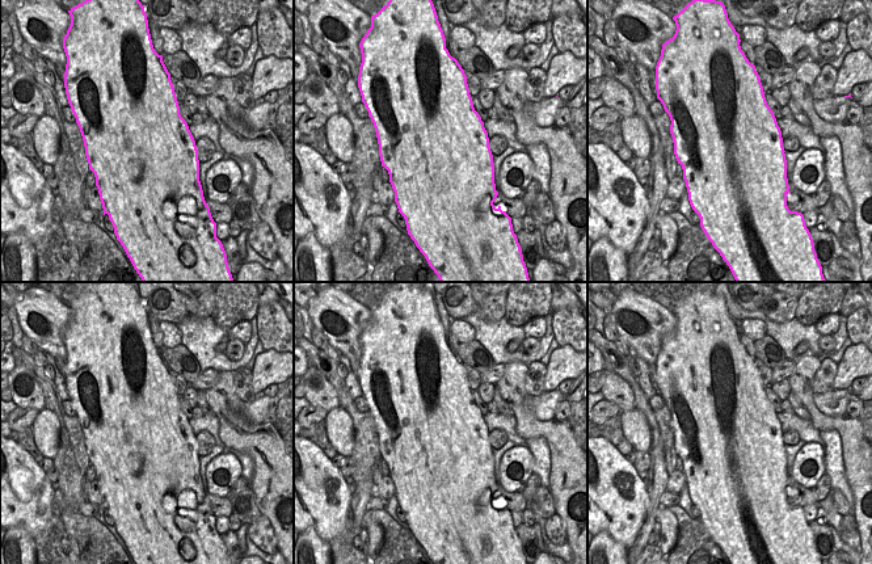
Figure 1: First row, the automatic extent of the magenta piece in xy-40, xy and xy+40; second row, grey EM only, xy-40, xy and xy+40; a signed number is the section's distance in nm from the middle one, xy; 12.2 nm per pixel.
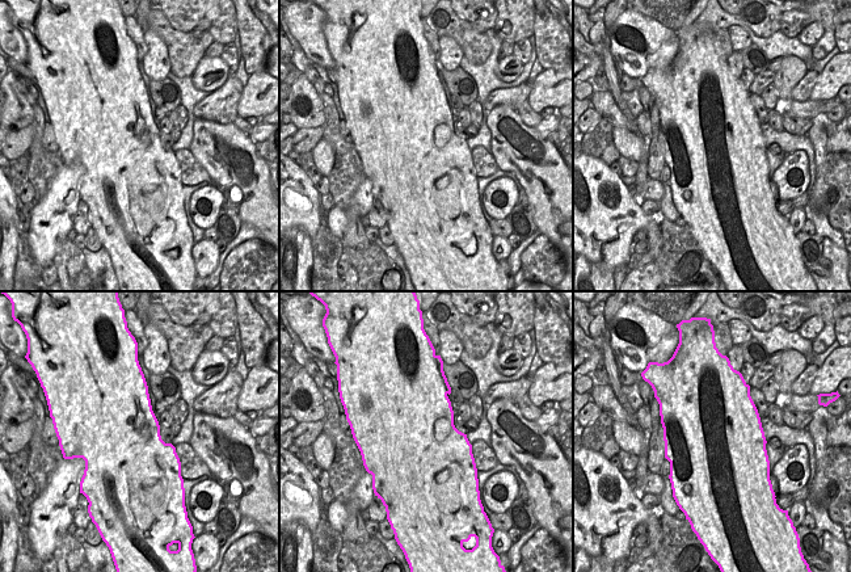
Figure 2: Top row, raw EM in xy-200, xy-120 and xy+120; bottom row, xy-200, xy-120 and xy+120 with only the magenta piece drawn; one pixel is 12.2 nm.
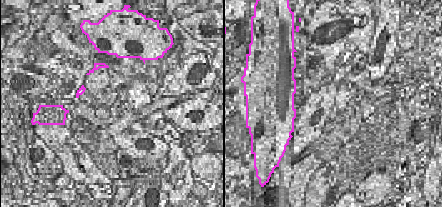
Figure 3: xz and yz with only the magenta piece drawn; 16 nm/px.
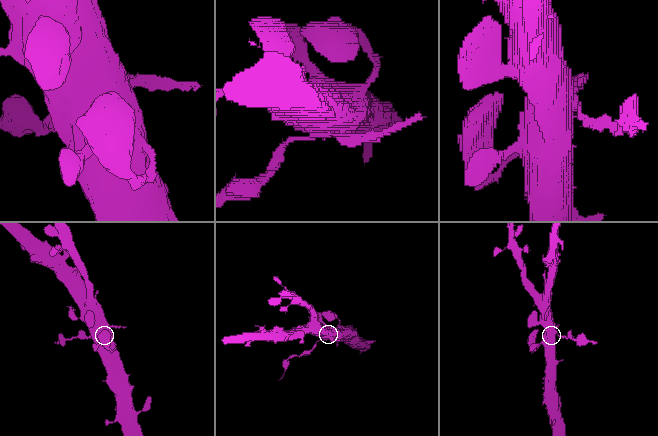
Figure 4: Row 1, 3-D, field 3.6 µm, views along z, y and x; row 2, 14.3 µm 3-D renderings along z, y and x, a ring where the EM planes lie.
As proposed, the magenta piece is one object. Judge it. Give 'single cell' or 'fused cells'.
fused cells

